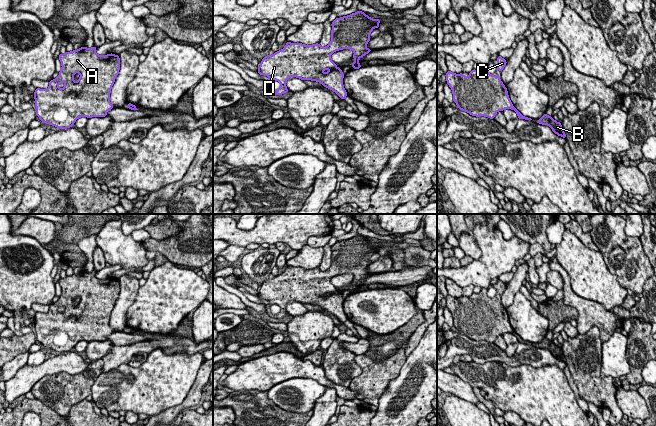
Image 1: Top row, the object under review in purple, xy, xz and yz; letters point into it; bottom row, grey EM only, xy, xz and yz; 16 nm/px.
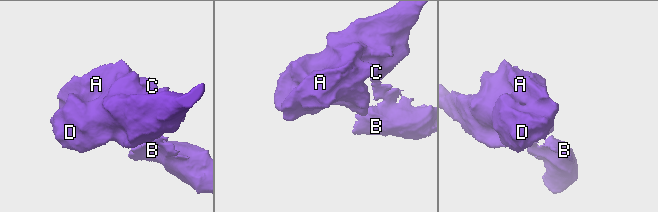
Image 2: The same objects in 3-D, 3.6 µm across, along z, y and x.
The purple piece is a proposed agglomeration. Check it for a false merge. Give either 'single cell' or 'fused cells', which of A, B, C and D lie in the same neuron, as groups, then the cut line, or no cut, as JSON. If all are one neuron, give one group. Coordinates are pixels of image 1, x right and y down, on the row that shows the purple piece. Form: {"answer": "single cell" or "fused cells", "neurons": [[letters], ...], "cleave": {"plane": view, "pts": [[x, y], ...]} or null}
{"answer": "fused cells", "neurons": [["A", "C", "D"], ["B"]], "cleave": {"plane": "xy", "pts": [[135, 106], [131, 109]]}}

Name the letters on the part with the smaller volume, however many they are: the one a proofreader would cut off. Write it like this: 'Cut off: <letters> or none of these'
Cut off: B

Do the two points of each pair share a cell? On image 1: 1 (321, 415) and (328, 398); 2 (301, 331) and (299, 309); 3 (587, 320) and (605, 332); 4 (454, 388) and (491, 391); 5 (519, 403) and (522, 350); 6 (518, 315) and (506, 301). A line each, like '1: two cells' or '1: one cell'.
1: one cell
2: two cells
3: one cell
4: two cells
5: two cells
6: two cells

